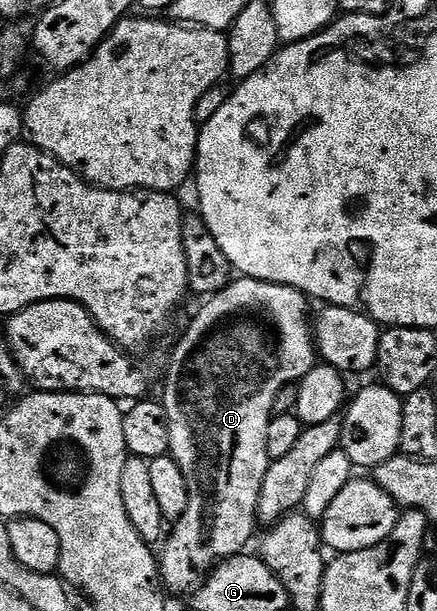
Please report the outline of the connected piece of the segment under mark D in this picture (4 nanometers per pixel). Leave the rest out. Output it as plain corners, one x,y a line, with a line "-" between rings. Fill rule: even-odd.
245,276
231,281
219,294
207,297
206,302
198,310
198,315
190,322
190,327
182,334
182,339
178,342
178,347
174,350
174,355
170,358
170,371
166,374
166,391
160,395
160,401
166,408
168,416
168,432
170,436
169,457
180,464
180,472
184,472
184,480
188,480
188,508
184,508
184,516
180,516
178,522
173,523
174,530
165,539
166,547
160,550
160,569
162,571
162,581
167,591
175,590
182,594
193,592
200,585
200,578
194,575
194,570
209,572
220,562
233,558
245,551
250,542
250,537
254,534
254,526
259,525
258,521
258,501
260,500
260,488
264,484
264,476
268,472
271,459
268,456
268,424
274,414
274,401
280,392
280,388
301,382
304,376
308,376
310,369
316,364
316,330
312,325
312,314
310,318
310,306
305,294
301,294
296,288
291,286
277,286
271,282
261,282
255,278

